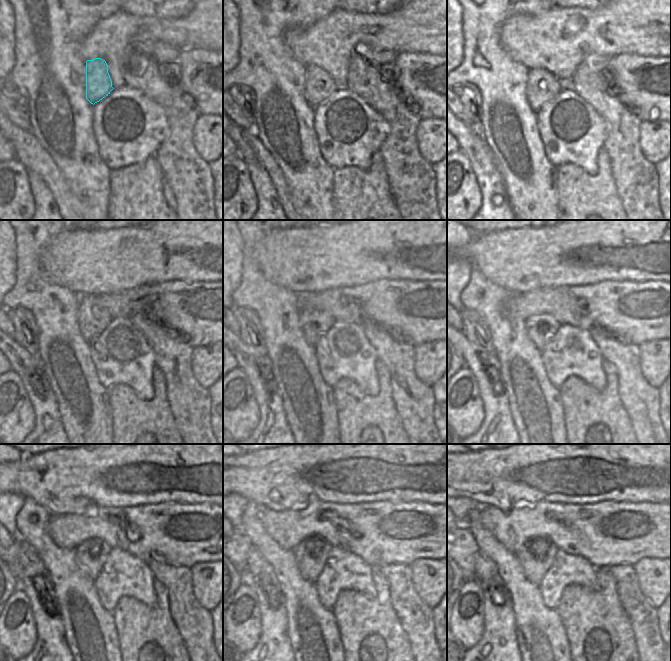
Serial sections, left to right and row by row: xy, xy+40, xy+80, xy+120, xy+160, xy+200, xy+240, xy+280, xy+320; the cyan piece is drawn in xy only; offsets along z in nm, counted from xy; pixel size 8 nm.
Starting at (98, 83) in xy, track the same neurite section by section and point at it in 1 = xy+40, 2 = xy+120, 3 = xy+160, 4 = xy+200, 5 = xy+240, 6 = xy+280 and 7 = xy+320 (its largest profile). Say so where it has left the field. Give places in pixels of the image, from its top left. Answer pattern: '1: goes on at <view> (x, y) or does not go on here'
1: goes on at xy+40 (319, 85)
2: goes on at xy+120 (92, 319)
3: goes on at xy+160 (314, 323)
4: goes on at xy+200 (539, 328)
5: goes on at xy+240 (90, 554)
6: goes on at xy+280 (311, 556)
7: goes on at xy+320 (535, 559)

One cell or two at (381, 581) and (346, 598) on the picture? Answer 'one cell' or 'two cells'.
one cell

